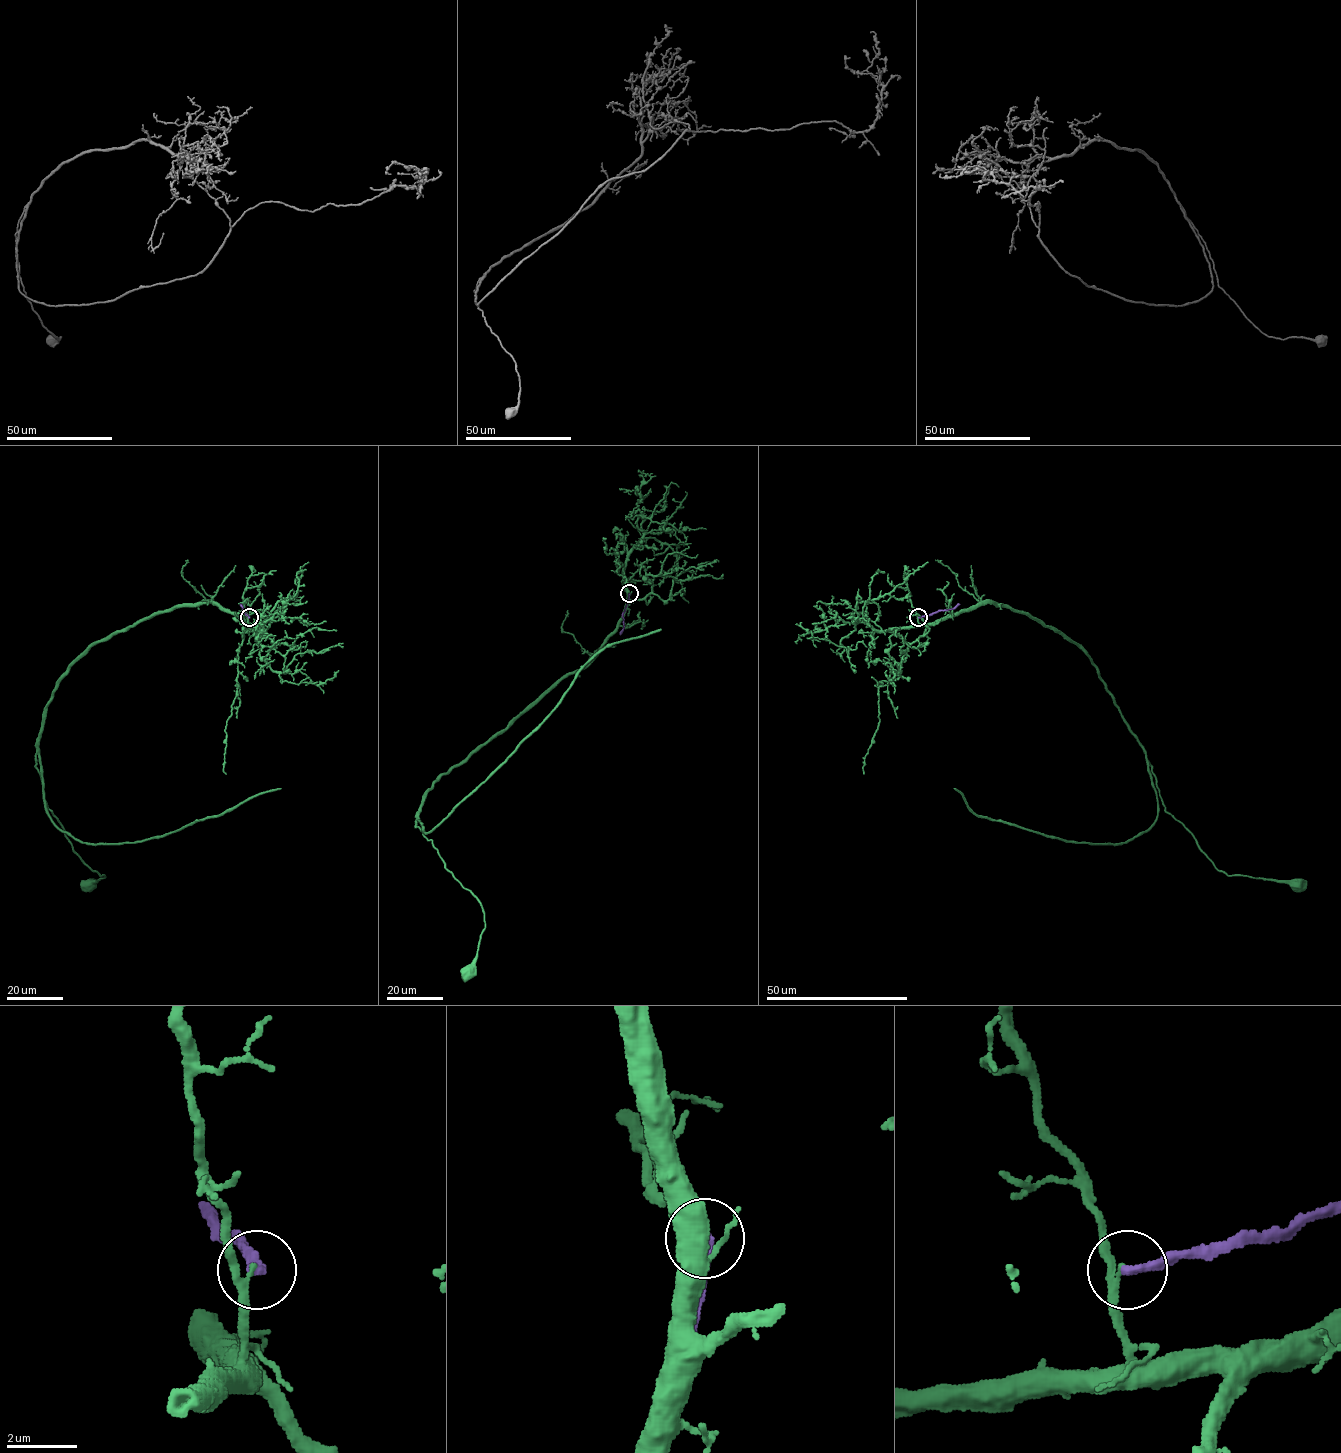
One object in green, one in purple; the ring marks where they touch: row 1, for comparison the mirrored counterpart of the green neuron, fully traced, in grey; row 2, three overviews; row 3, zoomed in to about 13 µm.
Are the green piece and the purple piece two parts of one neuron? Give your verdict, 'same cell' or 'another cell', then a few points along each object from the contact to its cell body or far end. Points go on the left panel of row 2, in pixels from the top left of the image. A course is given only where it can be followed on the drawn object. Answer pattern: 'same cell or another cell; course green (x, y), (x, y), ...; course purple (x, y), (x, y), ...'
another cell; course green (249, 617), (206, 603), (157, 611), (95, 641), (59, 682), (36, 766), (73, 851), (105, 877), (87, 885); course purple (249, 617), (240, 604)

